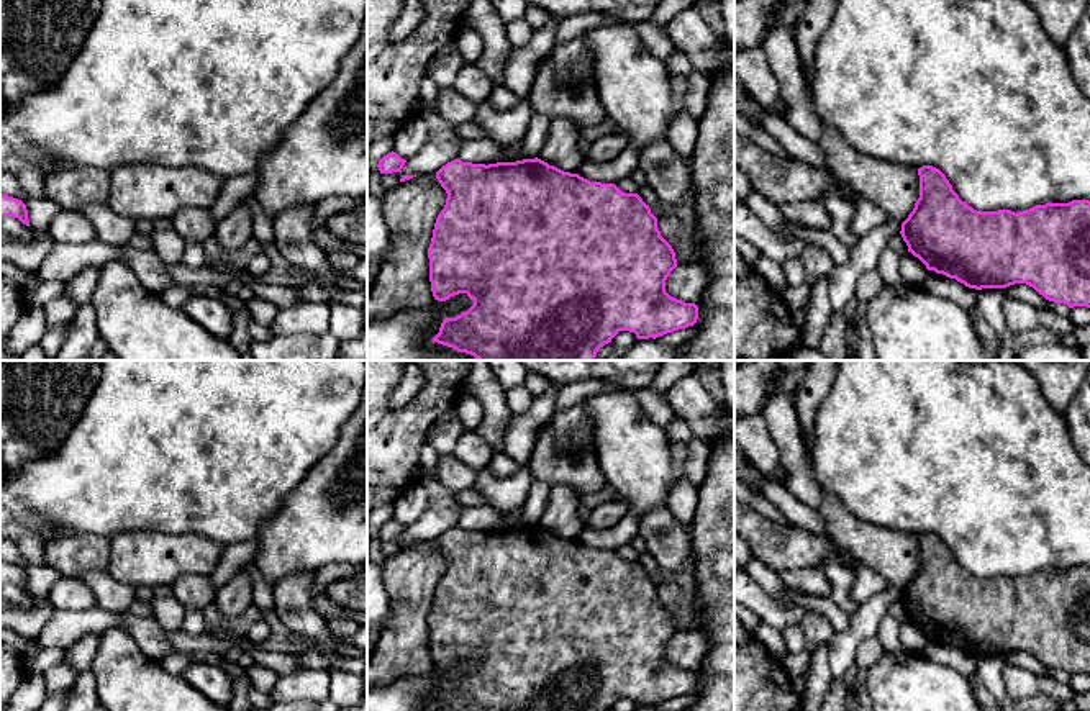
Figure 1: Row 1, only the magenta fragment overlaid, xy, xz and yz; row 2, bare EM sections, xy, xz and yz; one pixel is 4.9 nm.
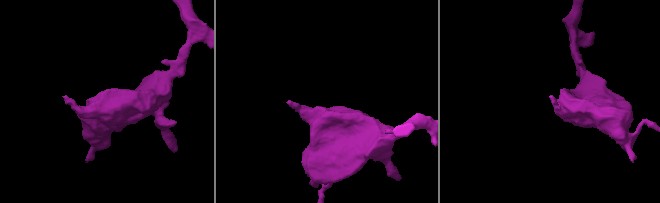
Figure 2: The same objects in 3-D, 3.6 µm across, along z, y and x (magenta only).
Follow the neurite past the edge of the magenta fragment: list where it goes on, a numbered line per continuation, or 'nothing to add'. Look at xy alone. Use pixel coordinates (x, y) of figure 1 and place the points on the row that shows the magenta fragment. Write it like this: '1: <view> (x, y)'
nothing to add

